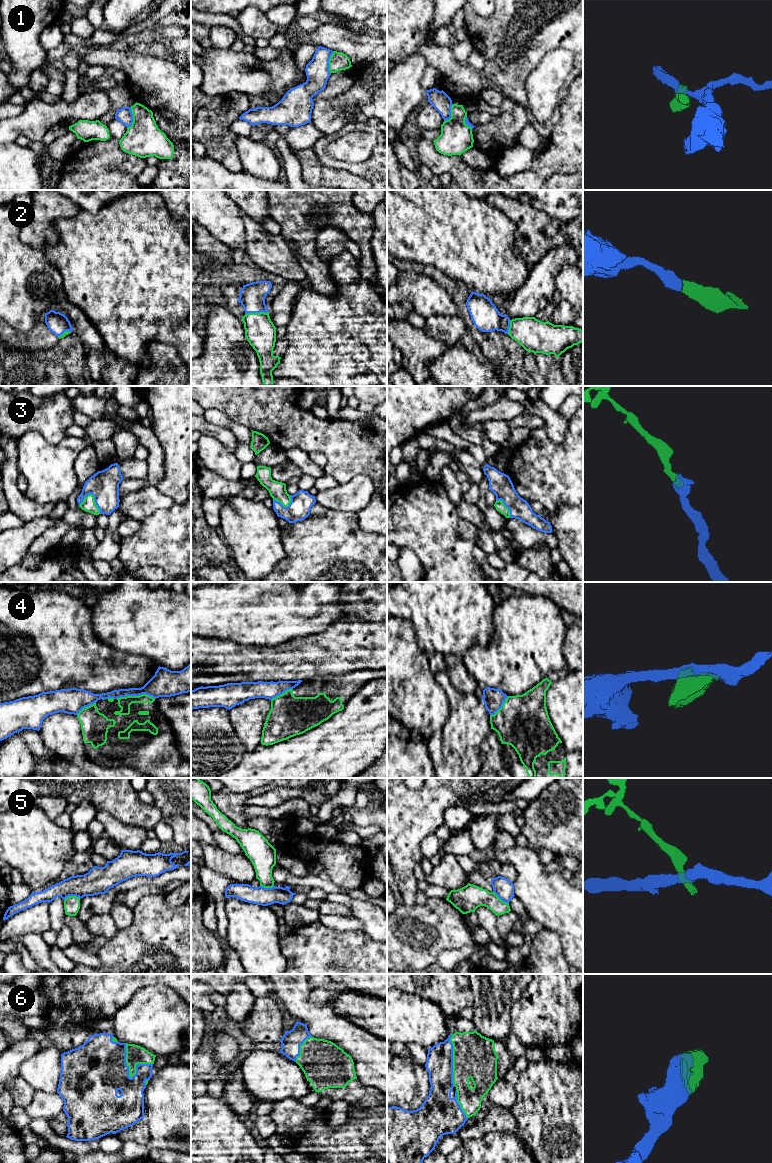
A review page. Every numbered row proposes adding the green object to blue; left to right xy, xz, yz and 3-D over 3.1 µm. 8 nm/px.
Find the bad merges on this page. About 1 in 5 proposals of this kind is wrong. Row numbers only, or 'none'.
1, 4, 5

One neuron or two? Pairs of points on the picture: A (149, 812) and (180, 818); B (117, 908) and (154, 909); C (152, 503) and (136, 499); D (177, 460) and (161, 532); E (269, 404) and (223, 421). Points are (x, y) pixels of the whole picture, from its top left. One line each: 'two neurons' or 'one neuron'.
A: two neurons
B: two neurons
C: one neuron
D: two neurons
E: two neurons

